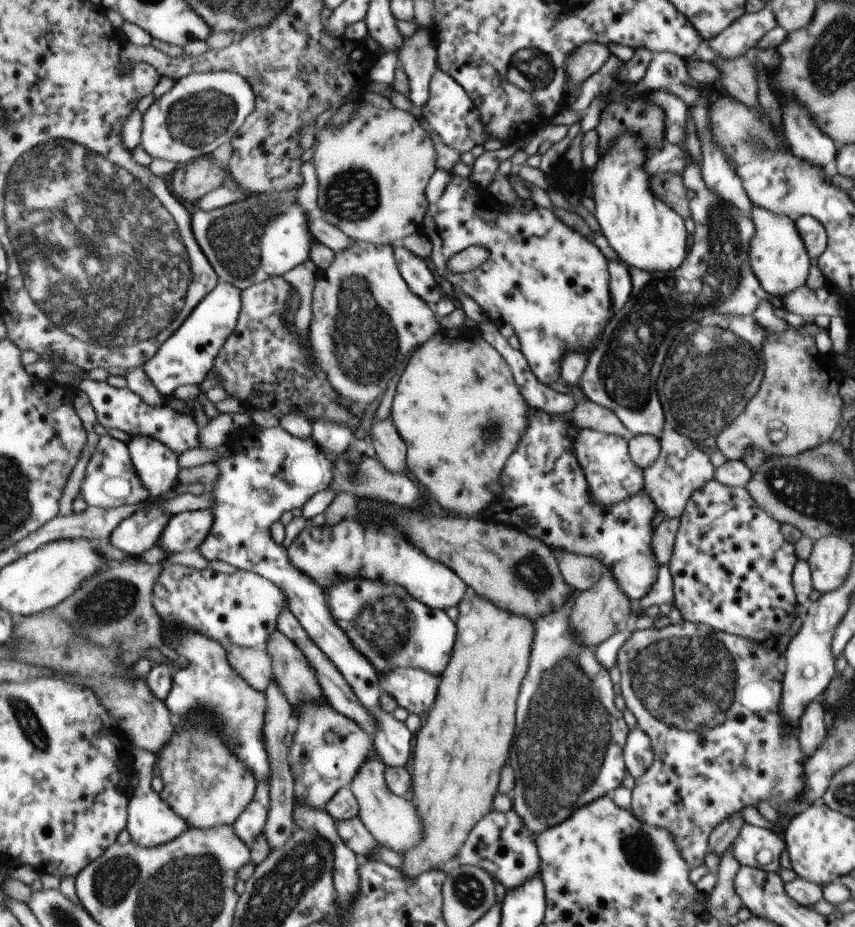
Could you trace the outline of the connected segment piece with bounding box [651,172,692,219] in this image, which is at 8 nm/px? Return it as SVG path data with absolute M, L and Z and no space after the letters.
M667 172L651 177L652 189L656 196L664 200L672 209L675 209L684 219L691 218L688 189L682 181L682 174Z

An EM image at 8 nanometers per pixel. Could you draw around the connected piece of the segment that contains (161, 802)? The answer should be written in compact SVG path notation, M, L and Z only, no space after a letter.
M134 747L133 770L137 771L141 777L140 786L135 789L135 794L131 802L131 819L129 824L129 832L133 836L133 840L144 844L147 847L157 847L168 844L179 839L184 832L192 829L188 824L188 820L184 816L180 816L178 812L168 801L164 800L161 793L154 790L152 780L154 780L154 768L159 766L159 754L156 754L146 748Z

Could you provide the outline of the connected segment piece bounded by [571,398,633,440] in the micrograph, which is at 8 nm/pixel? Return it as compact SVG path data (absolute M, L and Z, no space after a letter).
M587 398L577 399L575 408L571 413L576 432L579 429L590 429L604 434L623 436L626 440L633 437L630 430L616 418L614 412L594 404Z

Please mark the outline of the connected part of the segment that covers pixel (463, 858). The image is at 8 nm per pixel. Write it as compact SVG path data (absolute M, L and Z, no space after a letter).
M514 809L484 816L484 820L480 820L468 835L467 842L460 848L456 858L461 865L474 865L487 870L492 876L496 876L496 880L506 891L522 887L542 870L542 857L539 855L535 836Z

